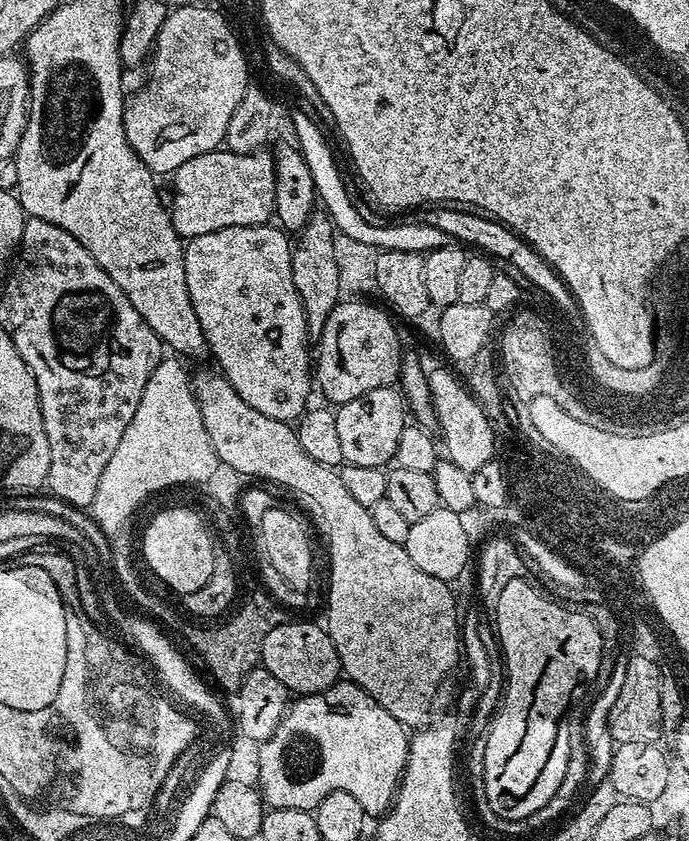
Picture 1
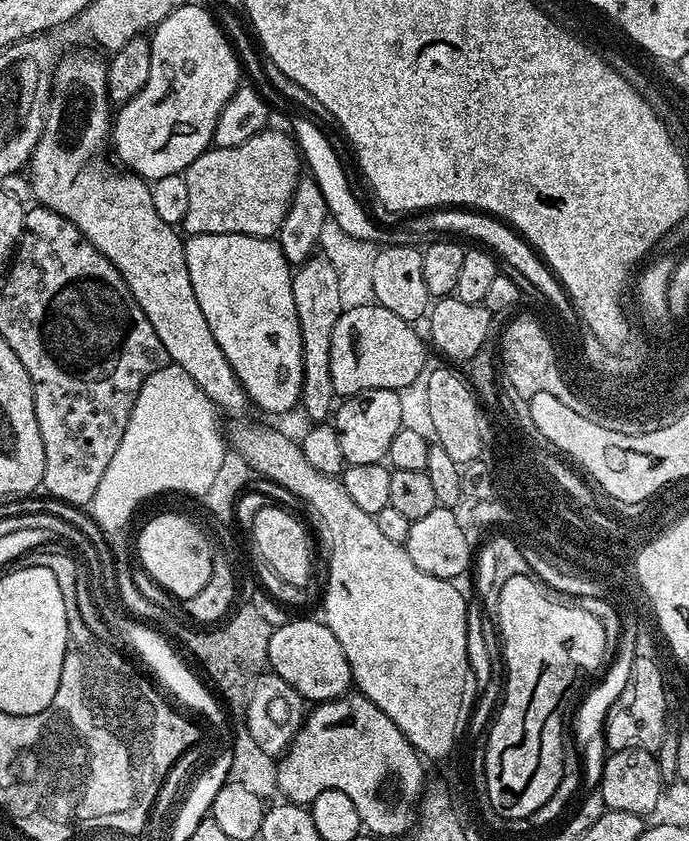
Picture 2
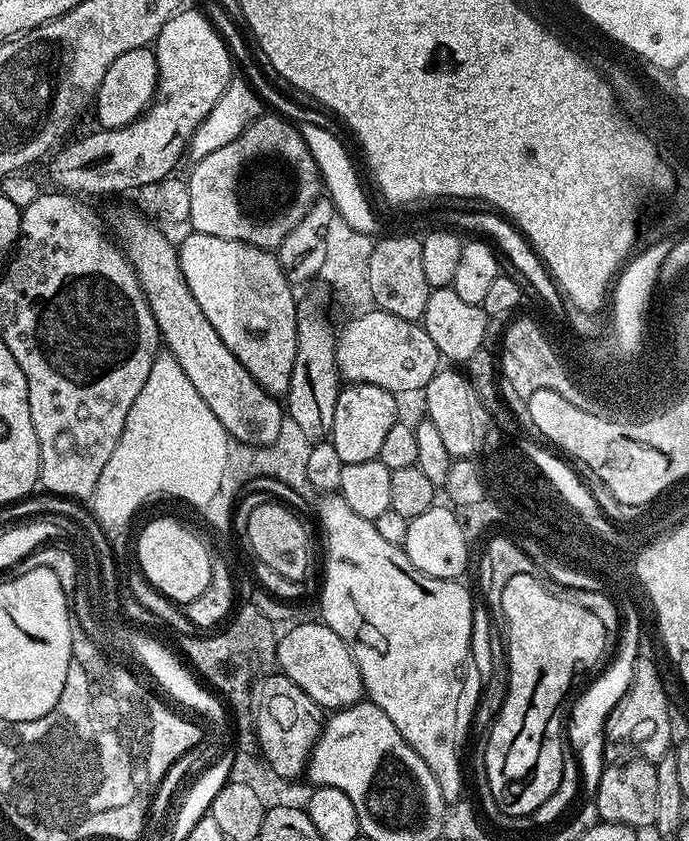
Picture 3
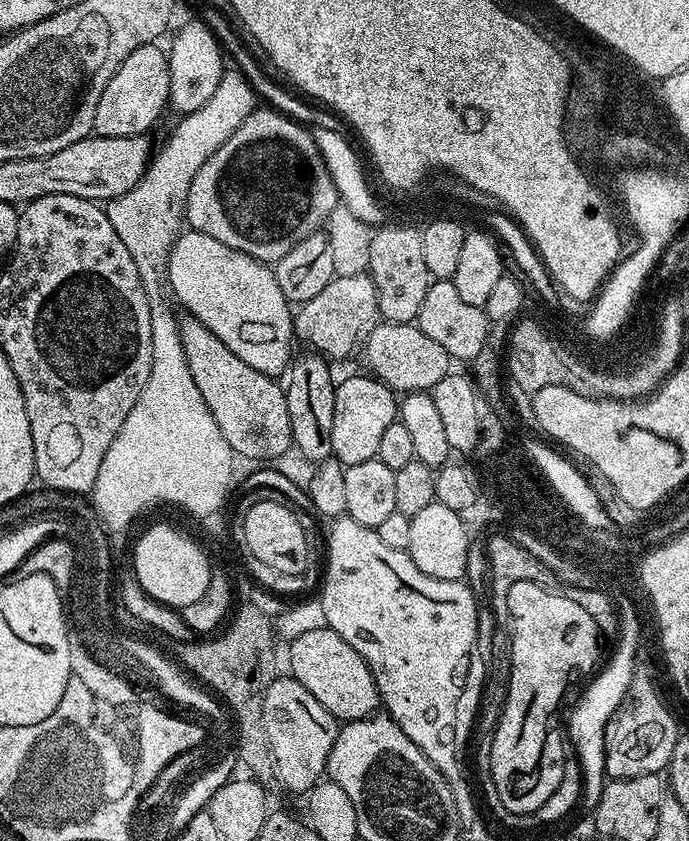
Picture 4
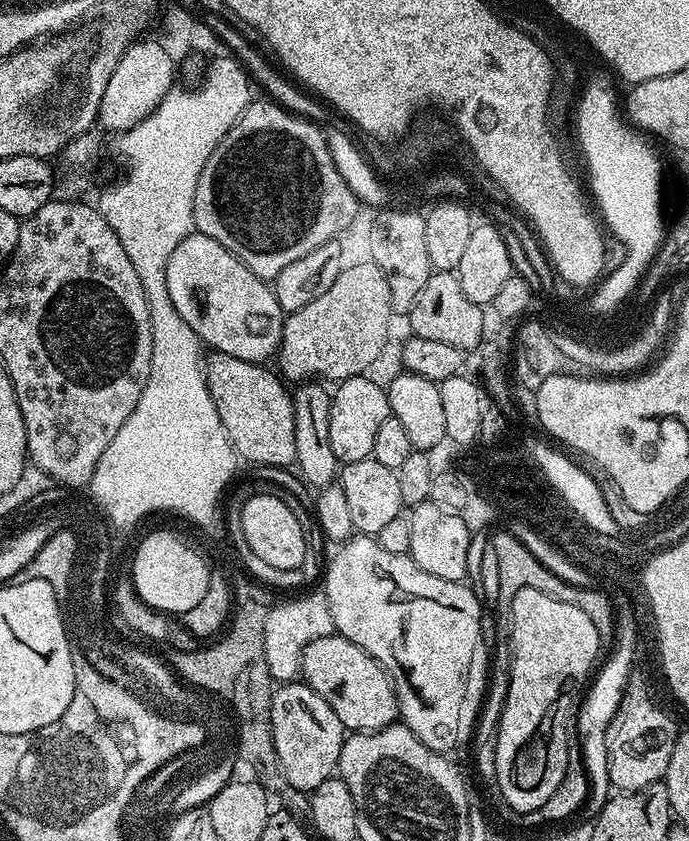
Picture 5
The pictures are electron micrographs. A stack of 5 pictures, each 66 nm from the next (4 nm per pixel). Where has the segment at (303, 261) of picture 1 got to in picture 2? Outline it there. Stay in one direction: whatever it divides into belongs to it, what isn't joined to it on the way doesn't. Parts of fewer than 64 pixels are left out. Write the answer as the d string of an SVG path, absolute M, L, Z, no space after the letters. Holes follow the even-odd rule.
M313 254L305 264L292 273L294 306L298 310L298 326L302 334L302 394L304 406L313 422L324 422L333 415L336 391L330 382L330 334L334 334L334 322L344 311L342 298L338 298L338 274L323 254Z

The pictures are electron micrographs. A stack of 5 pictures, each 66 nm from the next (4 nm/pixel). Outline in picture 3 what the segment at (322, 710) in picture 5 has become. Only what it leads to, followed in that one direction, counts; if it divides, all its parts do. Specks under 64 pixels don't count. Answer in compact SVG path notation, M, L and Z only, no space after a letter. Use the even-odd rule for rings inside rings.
M269 674L254 688L254 721L256 740L264 760L284 780L292 780L305 771L313 743L320 737L322 709L290 678L283 674Z

